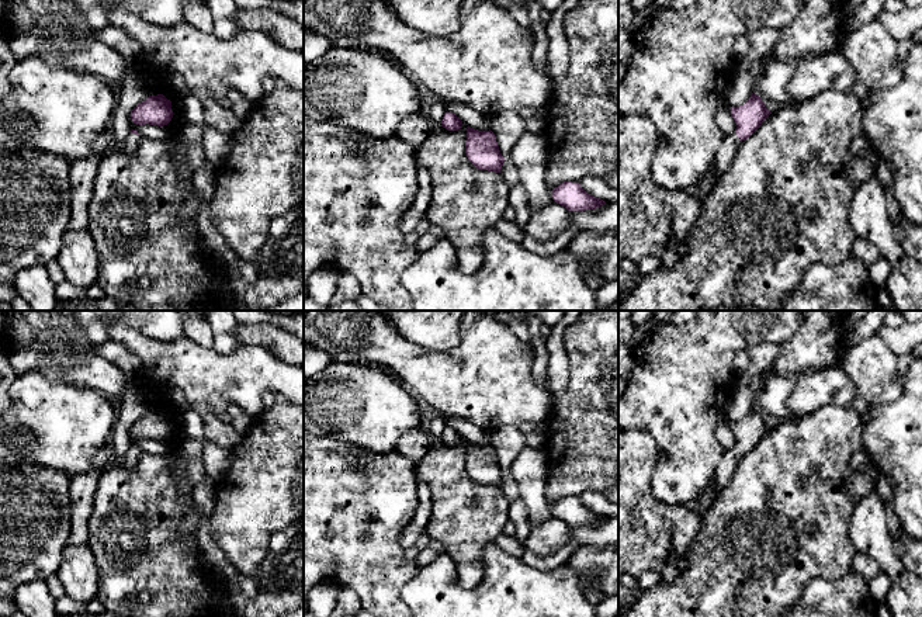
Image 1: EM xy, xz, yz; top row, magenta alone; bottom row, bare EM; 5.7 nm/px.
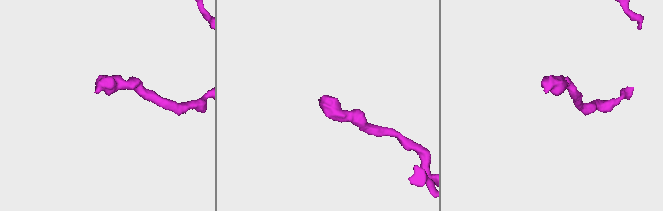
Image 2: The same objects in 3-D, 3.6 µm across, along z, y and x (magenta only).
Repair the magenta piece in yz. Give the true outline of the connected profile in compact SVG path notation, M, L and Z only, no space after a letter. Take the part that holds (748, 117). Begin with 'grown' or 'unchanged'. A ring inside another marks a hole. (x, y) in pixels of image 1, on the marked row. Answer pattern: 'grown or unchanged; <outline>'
grown; M752 93L744 105L731 107L731 115L736 124L736 129L734 134L725 135L715 156L711 171L713 186L728 170L741 142L748 139L770 114L762 98L755 93Z

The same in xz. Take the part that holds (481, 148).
unchanged; M467 126L465 155L478 170L500 173L502 156L495 134Z

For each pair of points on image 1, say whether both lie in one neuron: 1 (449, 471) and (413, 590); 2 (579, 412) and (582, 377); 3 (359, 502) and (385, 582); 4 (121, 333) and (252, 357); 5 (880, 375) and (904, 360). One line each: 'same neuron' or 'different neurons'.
1: different neurons
2: same neuron
3: same neuron
4: same neuron
5: different neurons

